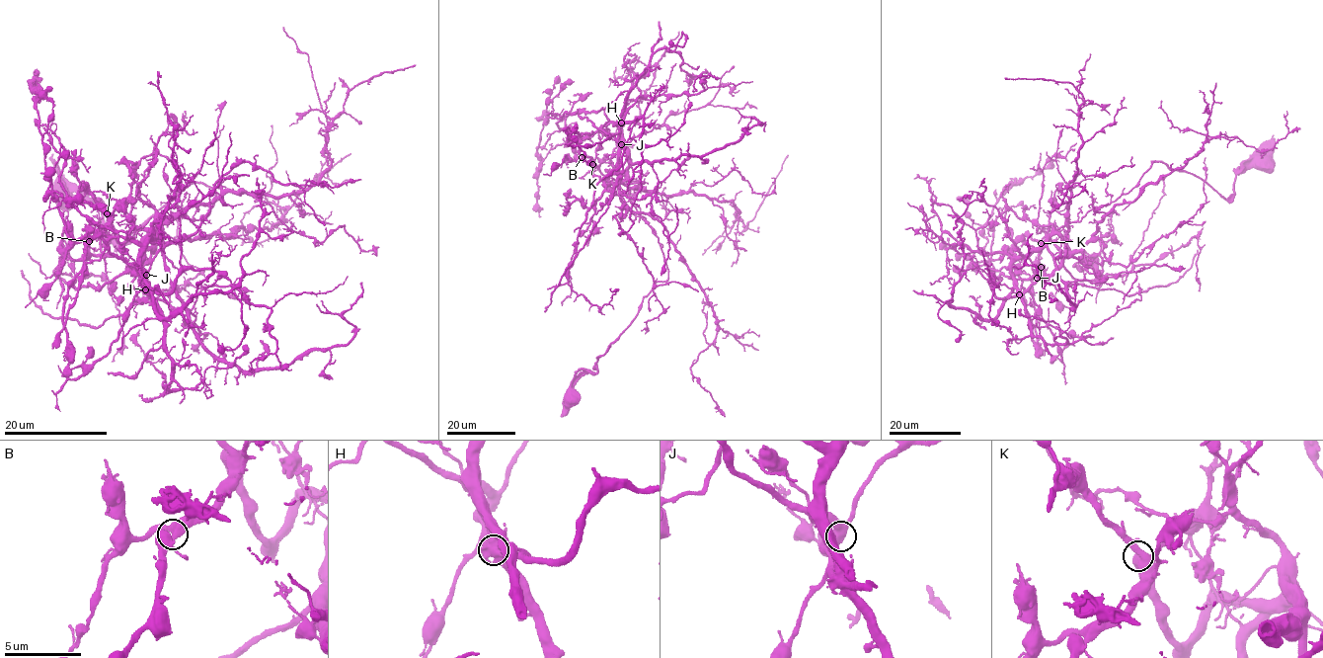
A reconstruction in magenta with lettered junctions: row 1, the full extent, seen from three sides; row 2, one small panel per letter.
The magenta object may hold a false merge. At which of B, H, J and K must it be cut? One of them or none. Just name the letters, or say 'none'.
H

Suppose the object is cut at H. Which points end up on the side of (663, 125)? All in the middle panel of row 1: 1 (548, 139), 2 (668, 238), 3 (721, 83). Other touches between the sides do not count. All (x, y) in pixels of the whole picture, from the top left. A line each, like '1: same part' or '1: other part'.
1: other part
2: same part
3: same part

